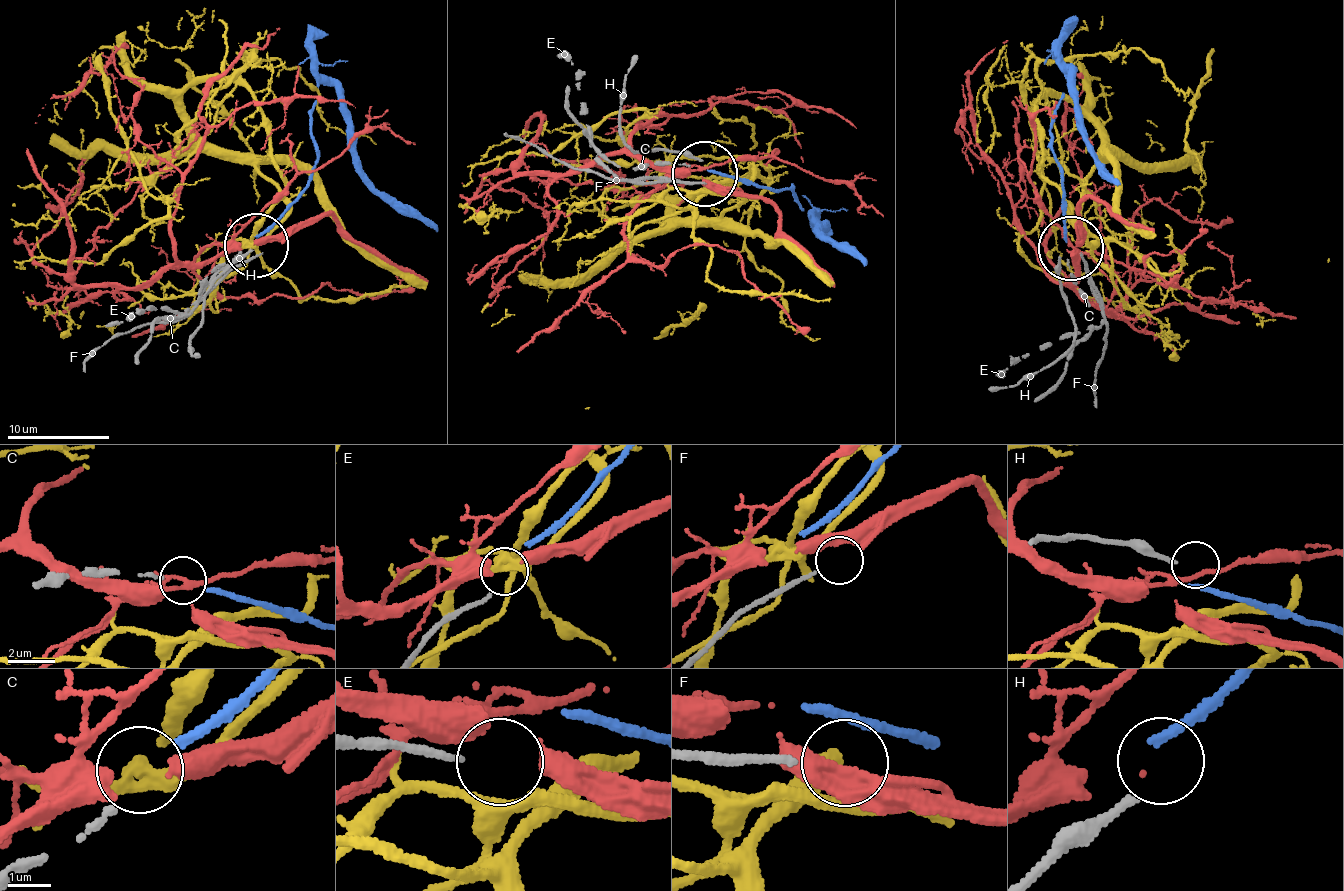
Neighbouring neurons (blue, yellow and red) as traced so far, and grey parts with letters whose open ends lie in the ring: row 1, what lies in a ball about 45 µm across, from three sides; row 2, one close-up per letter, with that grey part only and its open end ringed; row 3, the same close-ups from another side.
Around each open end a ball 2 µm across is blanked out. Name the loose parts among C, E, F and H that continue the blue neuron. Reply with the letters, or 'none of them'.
C

